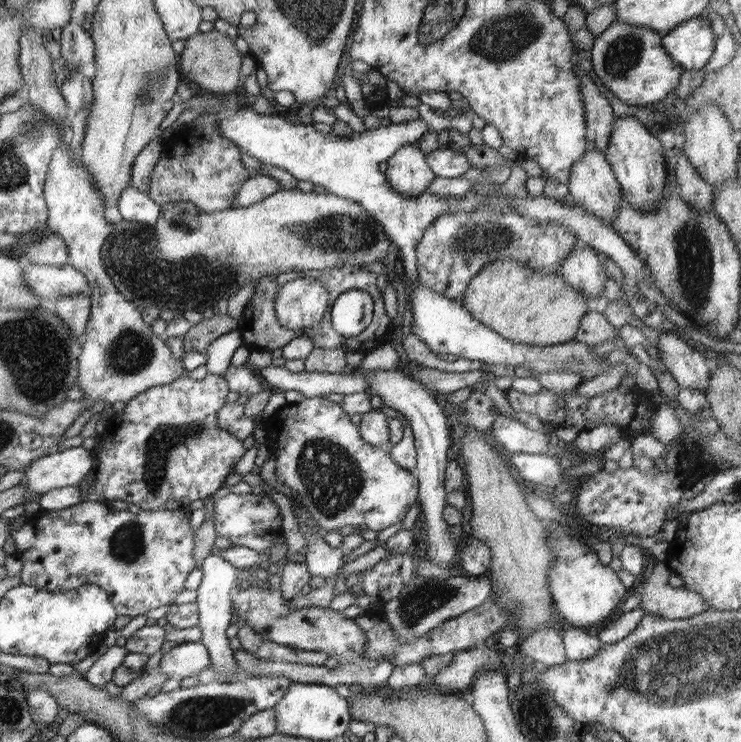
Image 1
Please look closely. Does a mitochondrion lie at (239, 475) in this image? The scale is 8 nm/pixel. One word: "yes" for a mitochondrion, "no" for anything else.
no

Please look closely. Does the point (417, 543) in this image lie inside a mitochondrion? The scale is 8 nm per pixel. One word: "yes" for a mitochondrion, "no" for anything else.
no

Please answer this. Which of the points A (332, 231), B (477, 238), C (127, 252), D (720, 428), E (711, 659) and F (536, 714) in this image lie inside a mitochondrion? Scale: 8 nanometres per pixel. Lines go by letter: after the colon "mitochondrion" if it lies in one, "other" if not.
A: mitochondrion
B: mitochondrion
C: mitochondrion
D: other
E: mitochondrion
F: mitochondrion

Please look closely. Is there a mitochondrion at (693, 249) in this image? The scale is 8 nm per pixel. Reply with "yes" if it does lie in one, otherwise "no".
yes

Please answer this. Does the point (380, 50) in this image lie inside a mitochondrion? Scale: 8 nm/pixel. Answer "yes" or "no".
no

